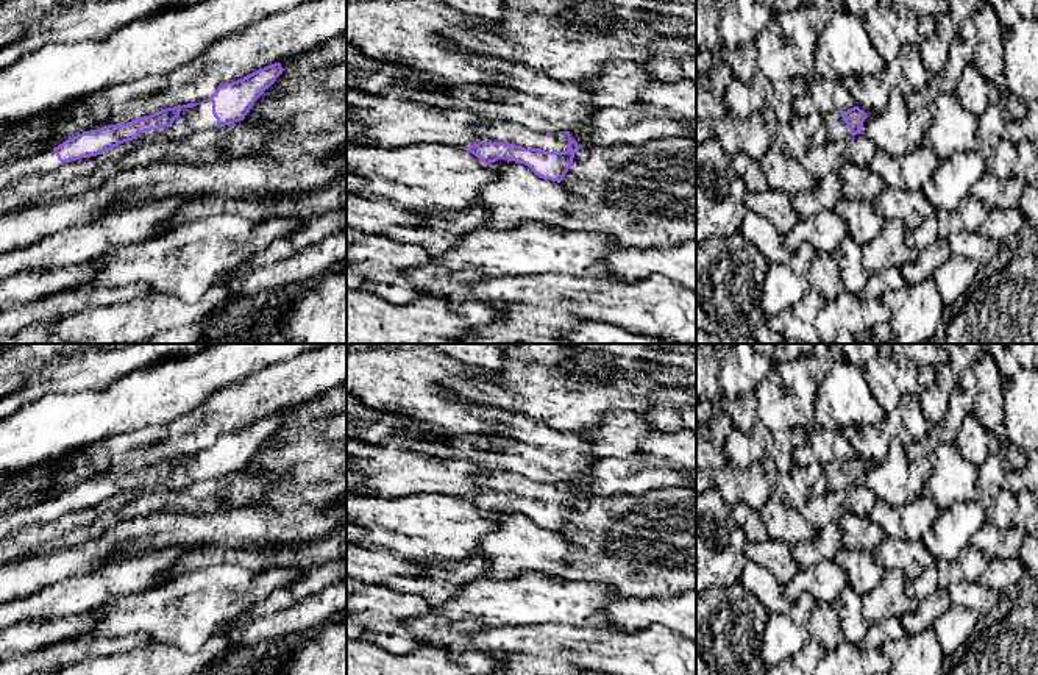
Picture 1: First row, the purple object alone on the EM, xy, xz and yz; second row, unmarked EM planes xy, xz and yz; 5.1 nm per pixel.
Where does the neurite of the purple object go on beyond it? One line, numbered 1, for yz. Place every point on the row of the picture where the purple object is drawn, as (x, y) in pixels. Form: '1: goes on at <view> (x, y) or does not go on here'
1: goes on at yz (837, 130)

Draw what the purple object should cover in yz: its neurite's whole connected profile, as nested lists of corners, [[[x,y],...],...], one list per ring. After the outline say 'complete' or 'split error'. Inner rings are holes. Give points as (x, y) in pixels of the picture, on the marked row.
[[[858,106],[848,111],[832,111],[824,116],[829,142],[846,142],[851,136],[860,134],[866,112]]] | split error

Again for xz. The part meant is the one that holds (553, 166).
[[[510,122],[482,123],[476,128],[479,142],[460,147],[481,162],[498,159],[528,166],[537,177],[560,183],[581,148],[570,131],[539,133]]] | split error

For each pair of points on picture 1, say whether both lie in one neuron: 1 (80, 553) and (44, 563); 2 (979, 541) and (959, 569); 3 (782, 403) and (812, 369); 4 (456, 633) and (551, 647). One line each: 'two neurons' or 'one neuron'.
1: one neuron
2: two neurons
3: one neuron
4: two neurons

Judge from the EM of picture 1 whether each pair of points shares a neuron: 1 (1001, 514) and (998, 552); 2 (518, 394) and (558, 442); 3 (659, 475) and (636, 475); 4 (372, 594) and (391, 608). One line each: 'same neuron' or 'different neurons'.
1: different neurons
2: different neurons
3: same neuron
4: same neuron

